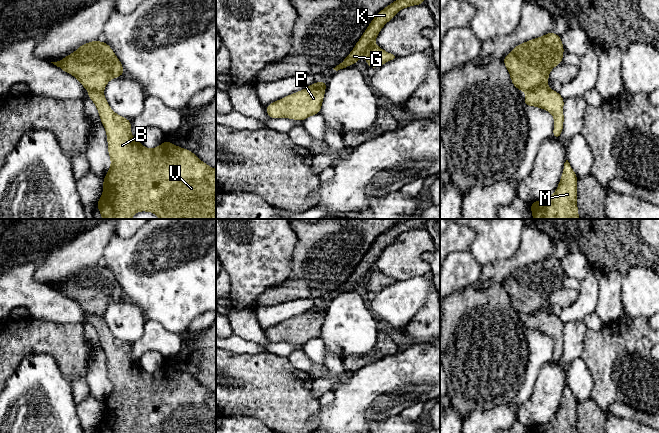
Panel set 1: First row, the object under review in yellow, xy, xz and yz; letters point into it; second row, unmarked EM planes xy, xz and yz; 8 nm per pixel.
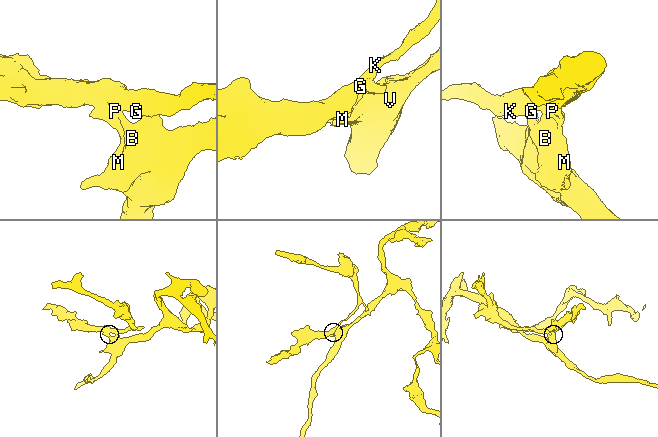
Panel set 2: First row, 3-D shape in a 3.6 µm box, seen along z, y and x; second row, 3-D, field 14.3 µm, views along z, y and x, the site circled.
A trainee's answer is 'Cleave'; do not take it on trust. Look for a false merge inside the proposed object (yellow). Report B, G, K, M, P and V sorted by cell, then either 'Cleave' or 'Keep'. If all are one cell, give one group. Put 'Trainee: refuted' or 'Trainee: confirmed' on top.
Trainee: confirmed
Groups: B M P V / G K. Cleave

